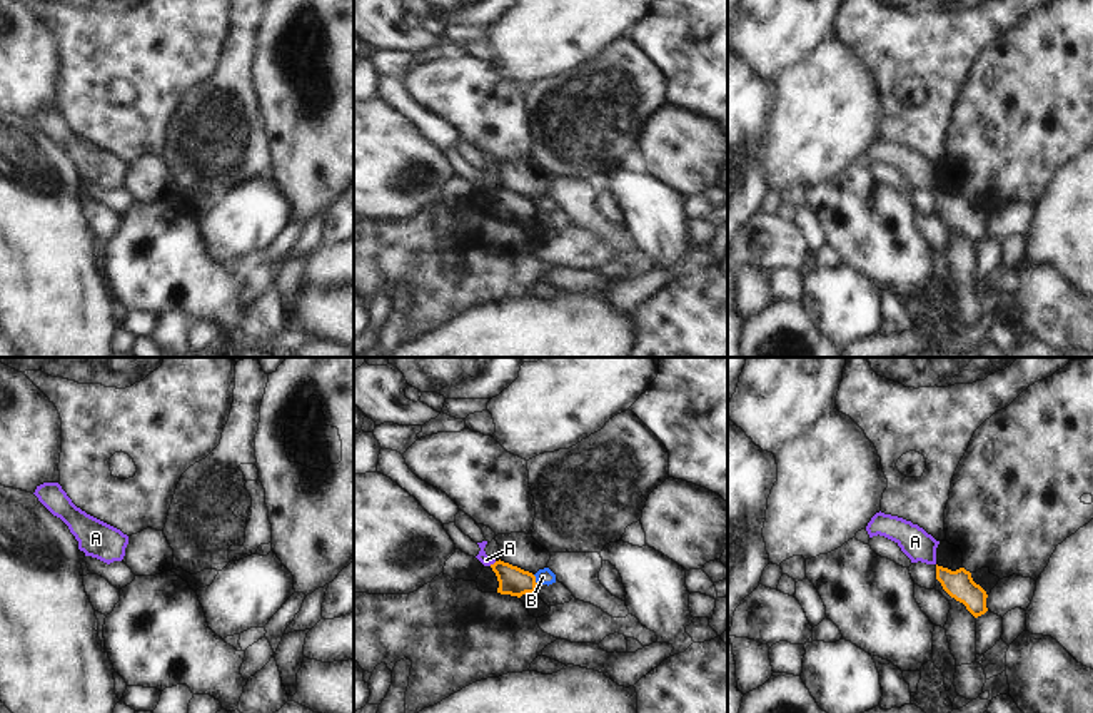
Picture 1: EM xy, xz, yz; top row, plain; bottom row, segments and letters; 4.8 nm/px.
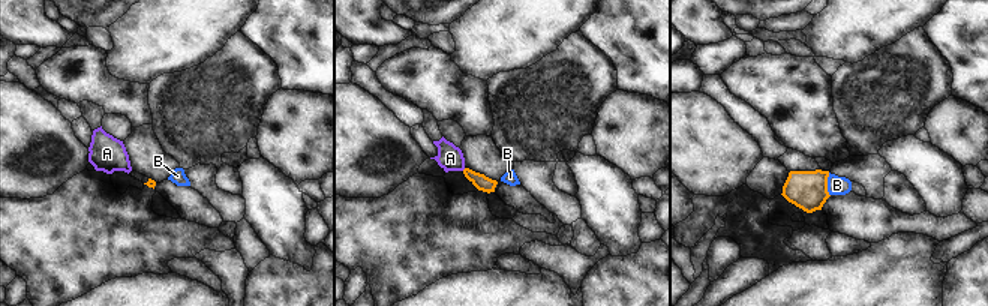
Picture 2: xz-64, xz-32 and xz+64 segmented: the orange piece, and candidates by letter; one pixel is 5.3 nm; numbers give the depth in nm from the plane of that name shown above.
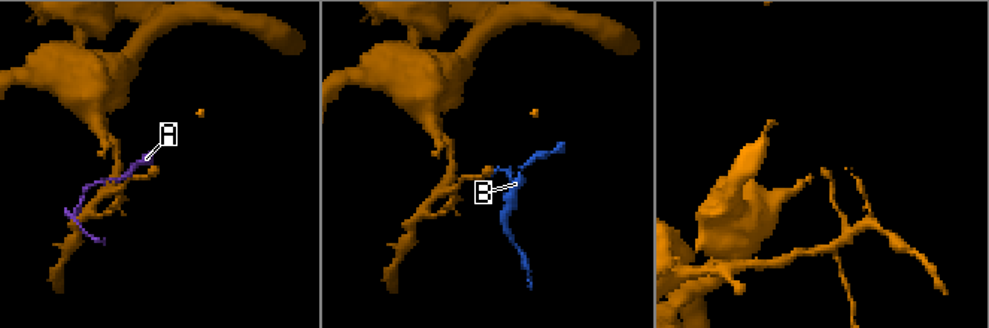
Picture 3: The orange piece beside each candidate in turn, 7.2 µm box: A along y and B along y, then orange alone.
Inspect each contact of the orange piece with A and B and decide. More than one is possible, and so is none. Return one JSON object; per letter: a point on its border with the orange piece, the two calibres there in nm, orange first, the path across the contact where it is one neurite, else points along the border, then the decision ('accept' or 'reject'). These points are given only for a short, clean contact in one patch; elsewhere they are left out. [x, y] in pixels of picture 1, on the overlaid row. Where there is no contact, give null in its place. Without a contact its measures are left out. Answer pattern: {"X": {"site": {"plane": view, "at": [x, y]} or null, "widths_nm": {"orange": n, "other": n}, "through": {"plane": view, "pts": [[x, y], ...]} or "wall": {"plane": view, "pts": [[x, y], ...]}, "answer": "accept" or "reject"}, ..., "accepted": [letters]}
{"A": {"site": {"plane": "xz", "at": [494, 563]}, "widths_nm": {"orange": 140, "other": 50}, "wall": {"plane": "xz", "pts": [[496, 561], [489, 565]]}, "answer": "reject"}, "B": {"site": {"plane": "xz", "at": [534, 580]}, "widths_nm": {"orange": 140, "other": 80}, "wall": {"plane": "xz", "pts": [[533, 575], [538, 583]]}, "answer": "reject"}, "accepted": []}

